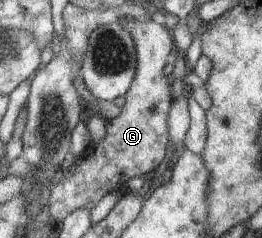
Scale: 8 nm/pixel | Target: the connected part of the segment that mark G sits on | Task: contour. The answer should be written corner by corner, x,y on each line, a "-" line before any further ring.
153,19
141,23
134,21
131,37
135,44
137,63
134,78
131,80
132,84
124,95
126,99
124,106
118,116
107,120
105,137
97,143
92,142
77,158
77,163
66,169
61,179
51,188
48,198
48,214
51,220
56,219
61,222
75,210
92,210
106,196
106,193
114,191
121,185
126,185
131,178
139,177
157,168
166,158
166,148
170,141
168,115
173,98
170,95
171,84
162,70
168,62
170,50
174,48
174,41
165,26
156,23

